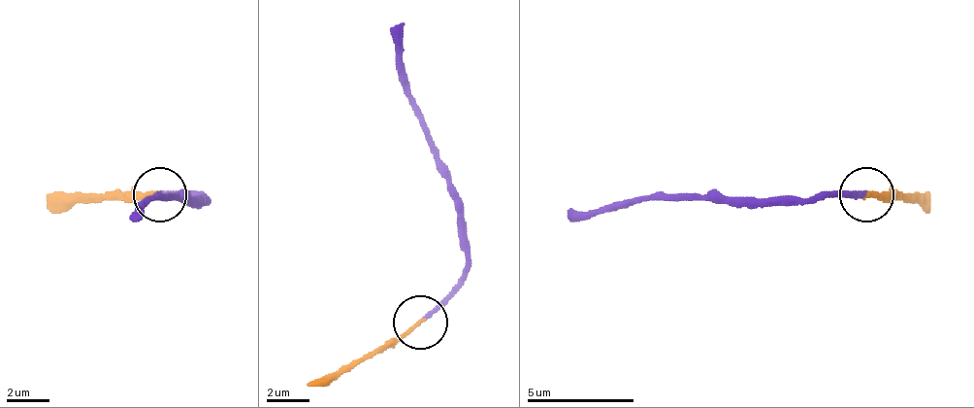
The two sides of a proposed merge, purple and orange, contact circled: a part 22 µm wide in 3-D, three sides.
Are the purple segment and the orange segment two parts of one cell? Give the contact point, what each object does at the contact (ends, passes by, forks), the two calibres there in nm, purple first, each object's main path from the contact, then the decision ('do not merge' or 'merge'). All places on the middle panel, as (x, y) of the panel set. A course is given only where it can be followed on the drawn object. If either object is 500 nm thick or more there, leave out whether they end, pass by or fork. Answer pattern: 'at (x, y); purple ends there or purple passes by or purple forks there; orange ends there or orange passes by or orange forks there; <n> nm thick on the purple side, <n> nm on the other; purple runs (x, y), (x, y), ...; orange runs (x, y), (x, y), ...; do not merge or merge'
at (420, 322); purple ends there; orange ends there; 240 nm thick on the purple side, 200 nm on the other; purple runs (421, 323), (465, 270), (465, 205), (400, 59), (405, 21); orange runs (421, 323), (308, 383); merge

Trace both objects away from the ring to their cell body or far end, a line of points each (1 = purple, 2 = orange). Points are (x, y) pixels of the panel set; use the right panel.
1: (868, 192), (814, 198), (641, 198), (603, 215), (567, 209)
2: (868, 192), (911, 192), (927, 209)

